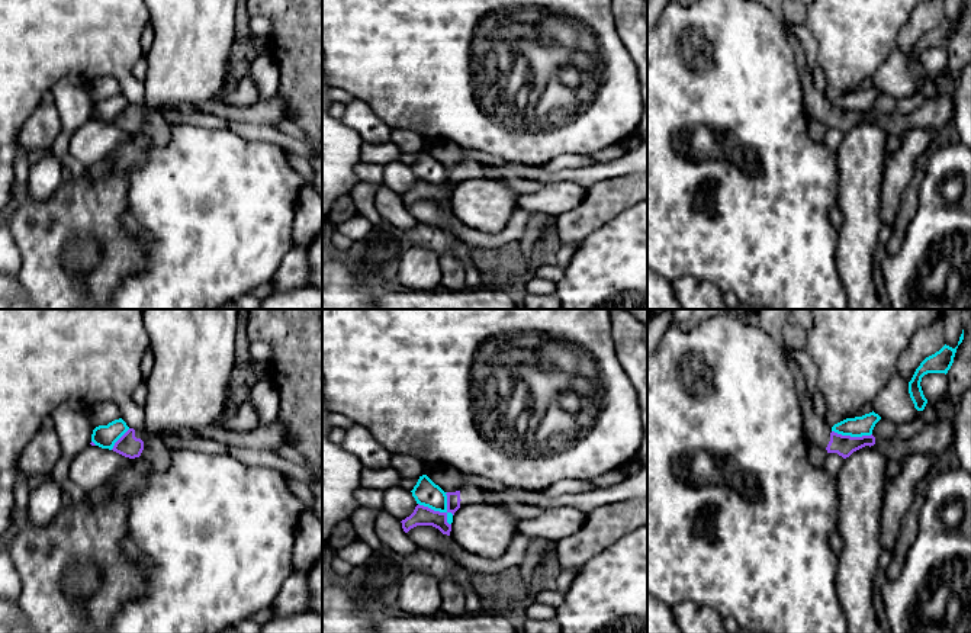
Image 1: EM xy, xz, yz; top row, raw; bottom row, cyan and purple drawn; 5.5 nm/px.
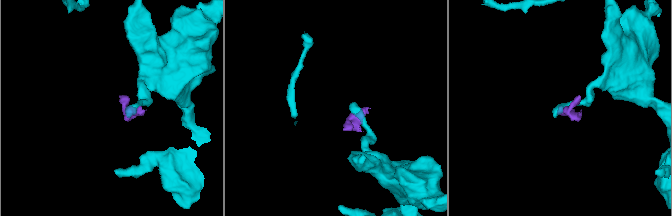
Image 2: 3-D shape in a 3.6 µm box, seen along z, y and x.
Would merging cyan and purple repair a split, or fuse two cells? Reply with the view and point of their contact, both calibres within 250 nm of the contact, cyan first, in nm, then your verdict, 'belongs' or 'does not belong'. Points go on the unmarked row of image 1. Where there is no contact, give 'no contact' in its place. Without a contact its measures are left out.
meets cyan in xz at (437, 185); 140 nm thick on the cyan side, 110 nm on the other; does not belong

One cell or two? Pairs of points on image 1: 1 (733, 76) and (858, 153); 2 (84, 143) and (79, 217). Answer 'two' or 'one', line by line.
1: two
2: two

